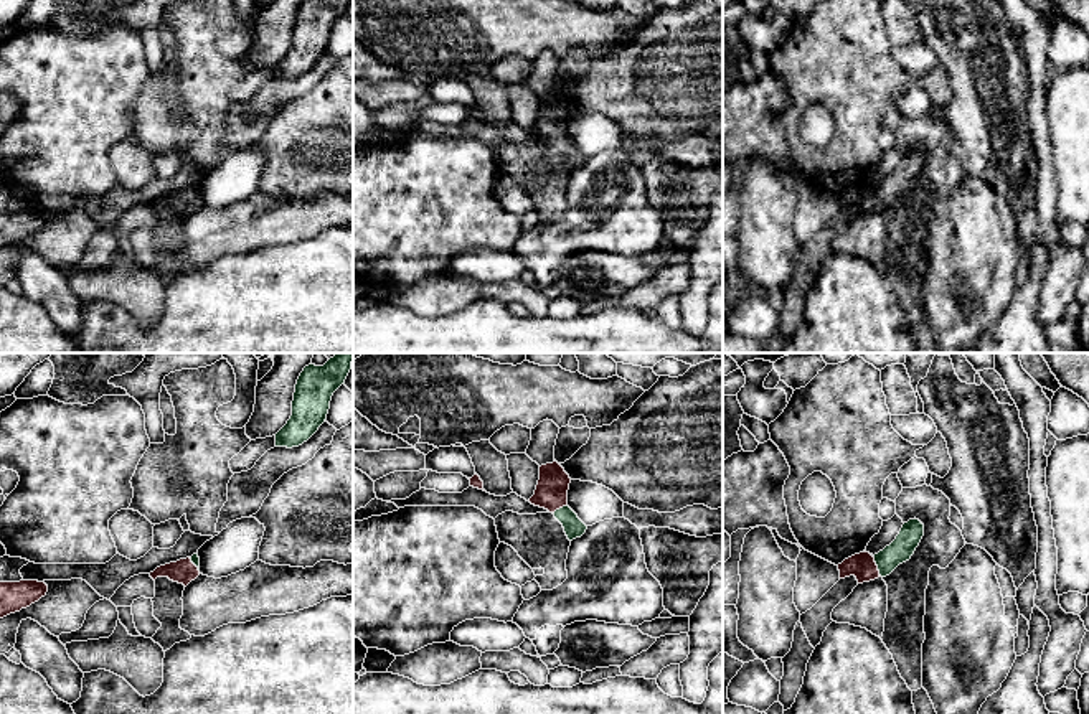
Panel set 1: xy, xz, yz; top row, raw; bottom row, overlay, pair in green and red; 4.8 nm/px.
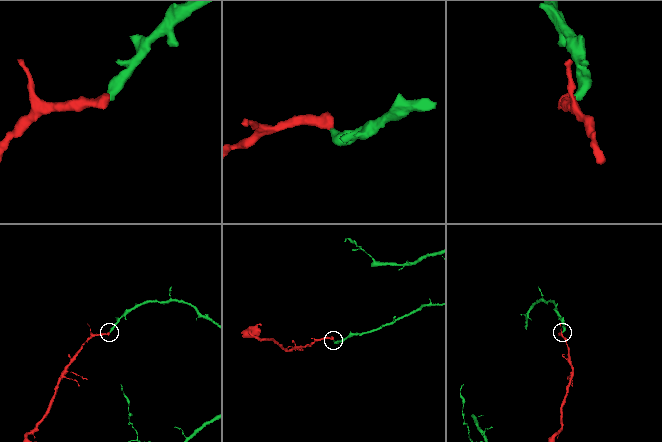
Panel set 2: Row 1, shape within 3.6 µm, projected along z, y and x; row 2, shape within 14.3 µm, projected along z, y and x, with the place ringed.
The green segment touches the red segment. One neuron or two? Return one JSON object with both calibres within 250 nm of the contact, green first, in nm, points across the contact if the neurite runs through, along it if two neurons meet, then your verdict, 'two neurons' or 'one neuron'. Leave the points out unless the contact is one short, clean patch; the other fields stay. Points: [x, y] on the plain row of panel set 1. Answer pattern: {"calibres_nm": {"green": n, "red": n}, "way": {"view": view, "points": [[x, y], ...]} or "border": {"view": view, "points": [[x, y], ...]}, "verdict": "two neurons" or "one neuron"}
{"calibres_nm": {"green": 120, "red": 120}, "way": {"view": "yz", "points": [[911, 164], [878, 198], [862, 197]]}, "verdict": "one neuron"}

